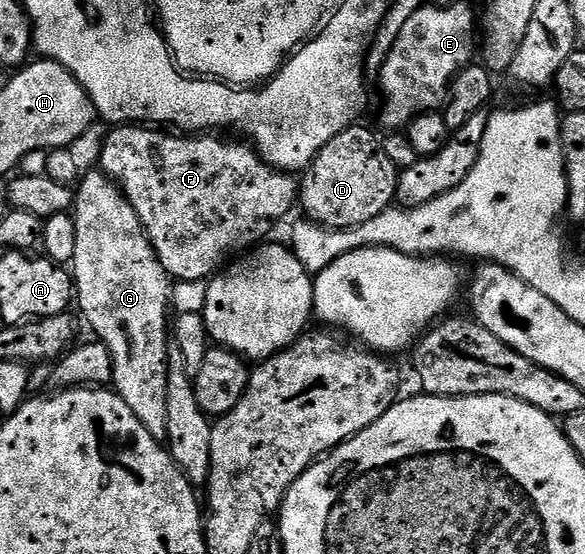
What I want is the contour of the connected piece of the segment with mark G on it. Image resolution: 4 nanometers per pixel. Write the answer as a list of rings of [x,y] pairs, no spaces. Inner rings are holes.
[[[101,169],[81,176],[74,191],[72,208],[76,229],[76,251],[72,262],[72,278],[76,292],[76,307],[82,310],[81,318],[95,331],[97,342],[112,353],[114,366],[113,390],[136,413],[140,425],[159,441],[165,440],[168,429],[168,349],[166,339],[166,310],[171,310],[172,280],[154,252],[146,236],[136,209],[126,200],[122,188]]]

